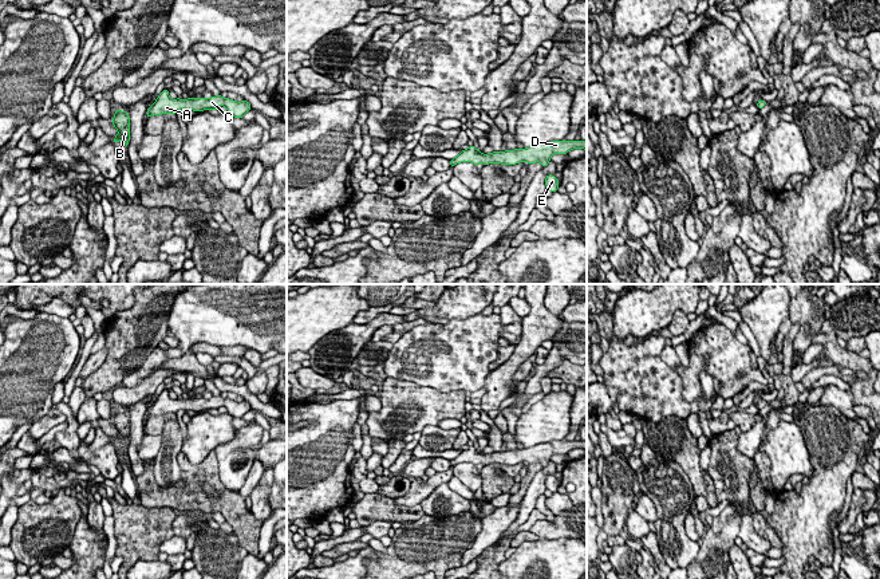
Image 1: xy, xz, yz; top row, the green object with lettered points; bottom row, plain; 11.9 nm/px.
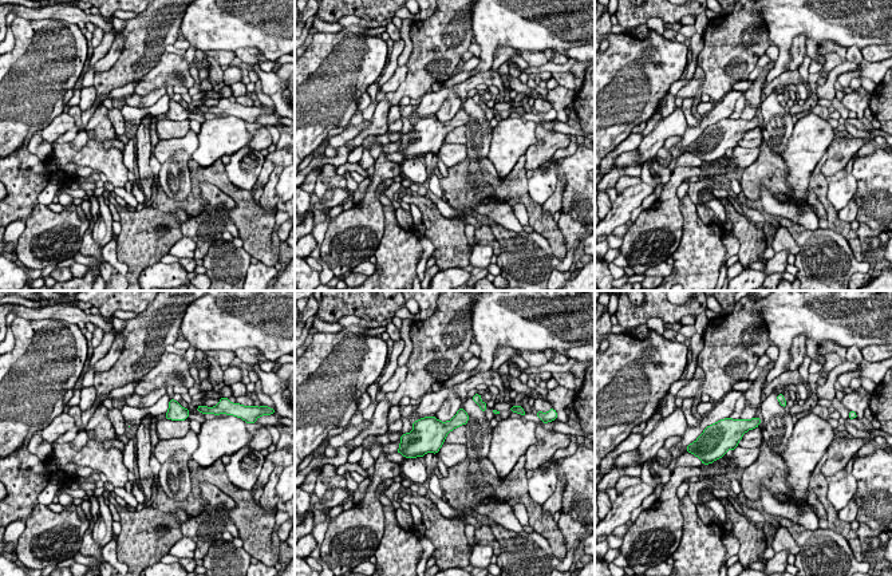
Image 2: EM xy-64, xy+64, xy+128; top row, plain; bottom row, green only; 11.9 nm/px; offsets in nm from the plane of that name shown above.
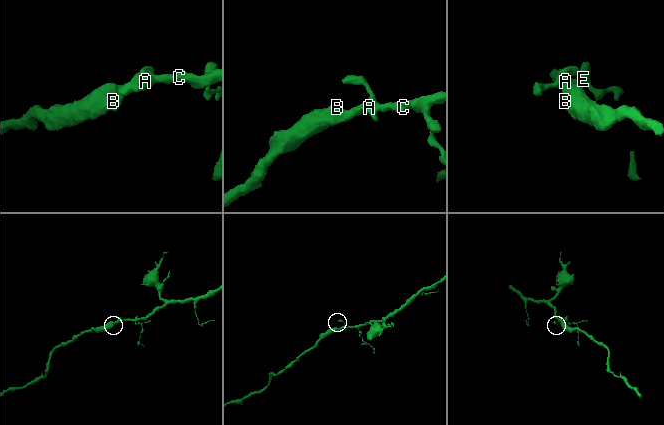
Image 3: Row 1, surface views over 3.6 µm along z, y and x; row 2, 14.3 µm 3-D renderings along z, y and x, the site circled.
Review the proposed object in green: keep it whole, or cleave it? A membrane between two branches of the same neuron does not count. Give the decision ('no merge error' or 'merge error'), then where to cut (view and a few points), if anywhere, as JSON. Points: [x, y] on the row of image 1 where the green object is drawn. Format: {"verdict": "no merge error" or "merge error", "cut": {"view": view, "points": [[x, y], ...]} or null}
{"verdict": "no merge error", "cut": null}

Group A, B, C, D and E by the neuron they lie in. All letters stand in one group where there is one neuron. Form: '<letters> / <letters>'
A B C D E

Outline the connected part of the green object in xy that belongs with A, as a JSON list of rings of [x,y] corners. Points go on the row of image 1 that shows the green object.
[[[165,88],[157,101],[147,107],[147,115],[161,115],[161,114],[175,114],[179,109],[185,110],[194,110],[194,111],[202,111],[202,110],[217,110],[220,106],[225,106],[226,110],[234,117],[234,118],[242,118],[245,113],[248,113],[252,107],[250,103],[246,101],[236,102],[226,98],[222,98],[221,95],[212,96],[209,99],[205,98],[189,98],[189,99],[171,99],[169,96],[169,90]]]

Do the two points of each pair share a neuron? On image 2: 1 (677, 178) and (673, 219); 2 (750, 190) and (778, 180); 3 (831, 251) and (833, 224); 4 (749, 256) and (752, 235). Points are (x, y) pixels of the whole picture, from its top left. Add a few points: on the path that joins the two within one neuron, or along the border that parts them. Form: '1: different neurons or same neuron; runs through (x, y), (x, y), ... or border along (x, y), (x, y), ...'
1: same neuron; runs through (670, 188), (670, 209)
2: same neuron; runs through (757, 184), (772, 180)
3: different neurons; border along (829, 228), (845, 239), (853, 253)
4: same neuron; runs through (749, 251), (752, 240)

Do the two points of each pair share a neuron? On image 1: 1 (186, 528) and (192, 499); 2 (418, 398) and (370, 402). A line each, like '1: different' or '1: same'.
1: different
2: different

